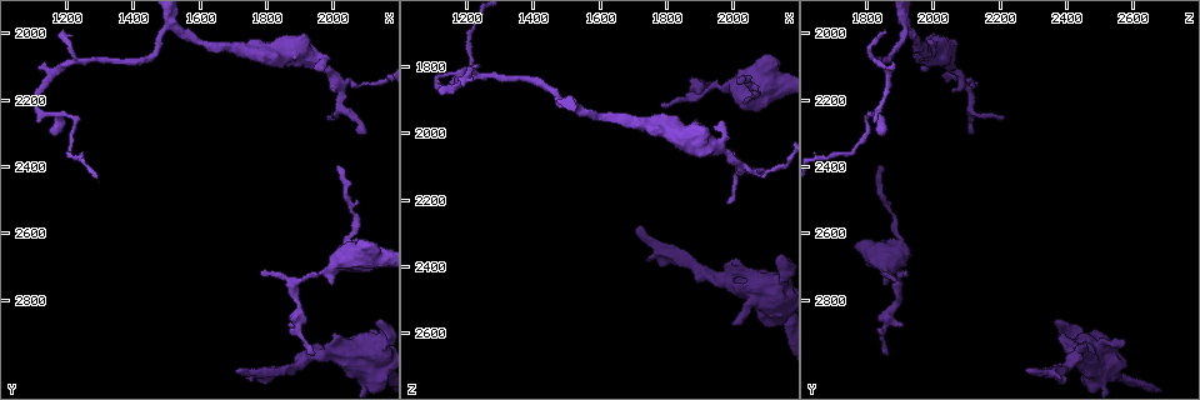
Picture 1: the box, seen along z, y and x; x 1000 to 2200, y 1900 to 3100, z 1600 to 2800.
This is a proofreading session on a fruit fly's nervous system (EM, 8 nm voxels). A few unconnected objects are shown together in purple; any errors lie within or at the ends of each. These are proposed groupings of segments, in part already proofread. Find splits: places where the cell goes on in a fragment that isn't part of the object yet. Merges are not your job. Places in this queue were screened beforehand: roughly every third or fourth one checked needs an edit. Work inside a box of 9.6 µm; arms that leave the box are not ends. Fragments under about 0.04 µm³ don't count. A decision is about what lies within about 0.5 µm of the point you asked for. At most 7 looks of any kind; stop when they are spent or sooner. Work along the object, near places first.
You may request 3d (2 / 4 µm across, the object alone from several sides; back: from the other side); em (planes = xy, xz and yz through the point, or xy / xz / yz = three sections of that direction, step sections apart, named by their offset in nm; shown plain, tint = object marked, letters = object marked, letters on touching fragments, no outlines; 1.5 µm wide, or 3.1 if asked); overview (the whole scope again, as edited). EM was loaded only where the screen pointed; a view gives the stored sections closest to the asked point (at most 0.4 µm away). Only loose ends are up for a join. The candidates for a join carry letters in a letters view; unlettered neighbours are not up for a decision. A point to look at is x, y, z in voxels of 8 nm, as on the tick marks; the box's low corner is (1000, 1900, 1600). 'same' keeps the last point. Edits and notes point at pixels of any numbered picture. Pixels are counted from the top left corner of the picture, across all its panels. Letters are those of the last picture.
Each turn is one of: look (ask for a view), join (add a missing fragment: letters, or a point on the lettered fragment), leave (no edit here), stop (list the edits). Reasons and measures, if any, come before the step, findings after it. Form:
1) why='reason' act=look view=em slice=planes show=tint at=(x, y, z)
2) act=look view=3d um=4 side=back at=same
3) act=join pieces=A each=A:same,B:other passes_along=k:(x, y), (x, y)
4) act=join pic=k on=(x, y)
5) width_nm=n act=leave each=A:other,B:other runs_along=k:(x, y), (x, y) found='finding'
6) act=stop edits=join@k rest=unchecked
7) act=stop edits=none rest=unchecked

why='free end' act=look view=em slice=planes show=tint at=(1940, 2970, 1870)

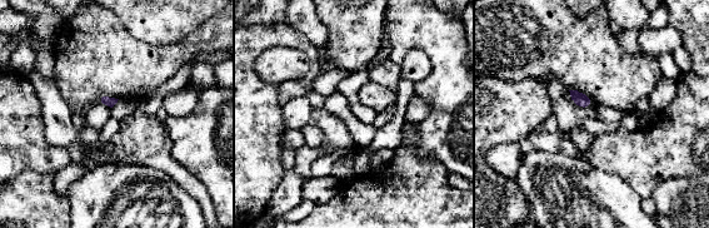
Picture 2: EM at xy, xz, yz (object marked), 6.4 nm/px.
why='see the neighbours' act=look view=em slice=planes show=letters at=same

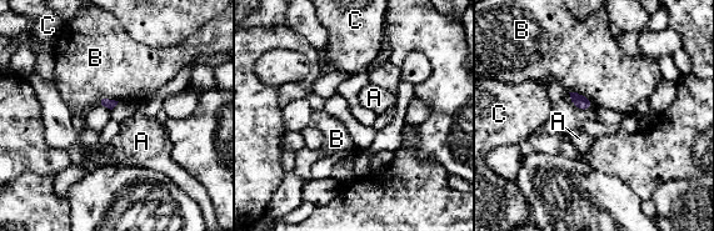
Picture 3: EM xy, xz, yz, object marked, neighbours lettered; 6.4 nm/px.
act=leave each=A:other,B:other,C:other border=3:(569, 91), (587, 96), (593, 104) found='none of them fits'

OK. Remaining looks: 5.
act=look view=em slice=planes show=letters at=(2090, 2300, 2110)

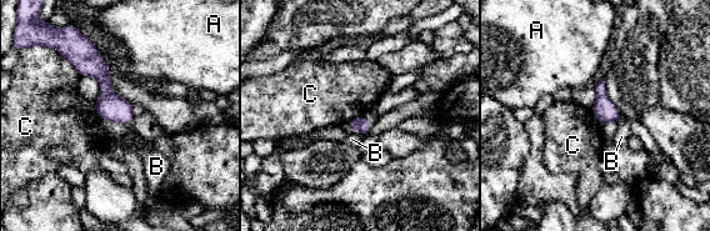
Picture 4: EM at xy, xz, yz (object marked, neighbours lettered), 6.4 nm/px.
width_nm=100 act=leave each=A:other,B:other,C:other border=4:(61, 55), (80, 75) found='none of them fits'

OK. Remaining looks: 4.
why='thick end' act=look view=3d um=4 at=(2140, 2890, 2480)

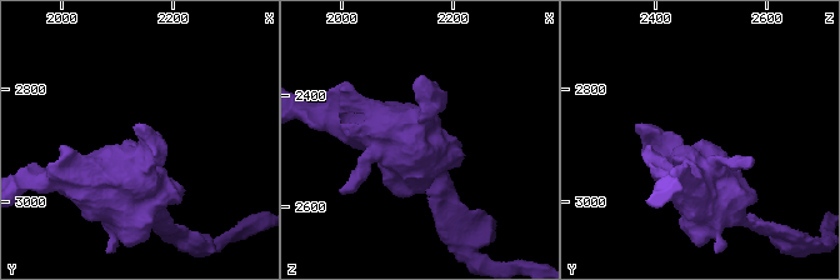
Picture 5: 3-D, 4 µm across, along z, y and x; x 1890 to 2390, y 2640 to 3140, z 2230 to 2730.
act=look view=em slice=xy step=4 show=letters at=(2125, 2890, 2475)

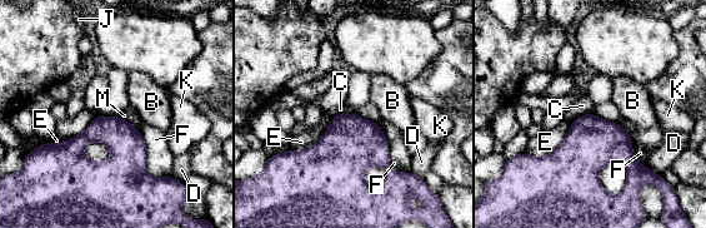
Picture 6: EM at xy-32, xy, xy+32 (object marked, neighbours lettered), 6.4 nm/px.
why='another direction' act=look view=em slice=planes show=letters at=same

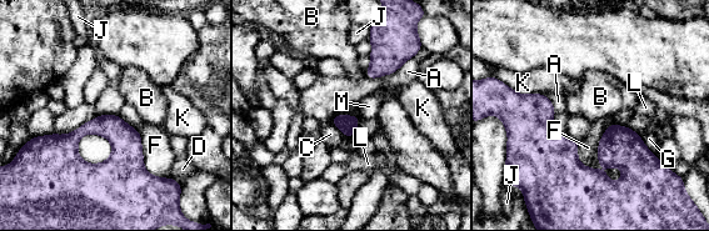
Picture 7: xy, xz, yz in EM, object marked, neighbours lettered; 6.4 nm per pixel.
act=leave each=A:other,B:other,C:other,D:other,F:other,G:other,J:other,K:other,L:other,M:other runs_along=7:(43, 140), (86, 174), (148, 176) found='none of them fits'

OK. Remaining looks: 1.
act=stop edits=none rest=unchecked

